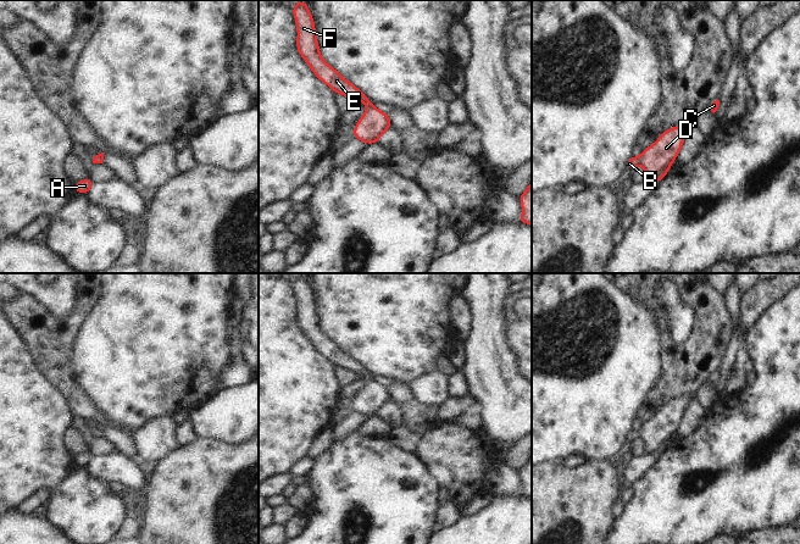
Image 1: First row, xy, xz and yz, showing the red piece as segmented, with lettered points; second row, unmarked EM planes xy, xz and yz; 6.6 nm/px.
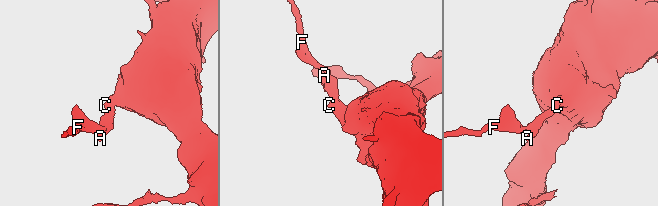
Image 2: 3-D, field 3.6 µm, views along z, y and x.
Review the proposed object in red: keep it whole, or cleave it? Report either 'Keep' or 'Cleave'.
Keep.

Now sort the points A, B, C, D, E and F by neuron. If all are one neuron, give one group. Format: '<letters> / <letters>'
A B C D E F

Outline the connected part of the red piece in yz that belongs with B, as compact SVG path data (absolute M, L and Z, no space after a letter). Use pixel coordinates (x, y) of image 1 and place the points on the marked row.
M688 123L666 131L651 146L644 149L640 156L632 156L627 161L627 168L633 170L641 163L645 168L645 183L662 181L691 126L693 123Z

